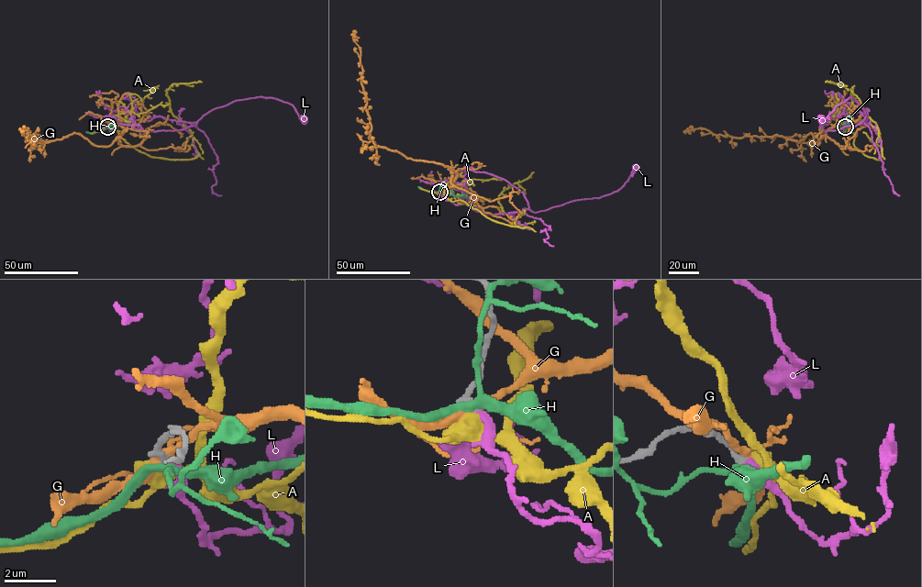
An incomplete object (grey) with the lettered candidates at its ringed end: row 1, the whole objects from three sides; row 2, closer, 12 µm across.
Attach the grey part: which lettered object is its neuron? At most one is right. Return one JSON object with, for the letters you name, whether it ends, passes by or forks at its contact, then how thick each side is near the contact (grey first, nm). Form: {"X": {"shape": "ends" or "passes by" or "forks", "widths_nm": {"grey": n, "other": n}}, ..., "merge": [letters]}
{"L": {"shape": "ends", "widths_nm": {"grey": 190, "other": 360}}, "merge": ["L"]}

